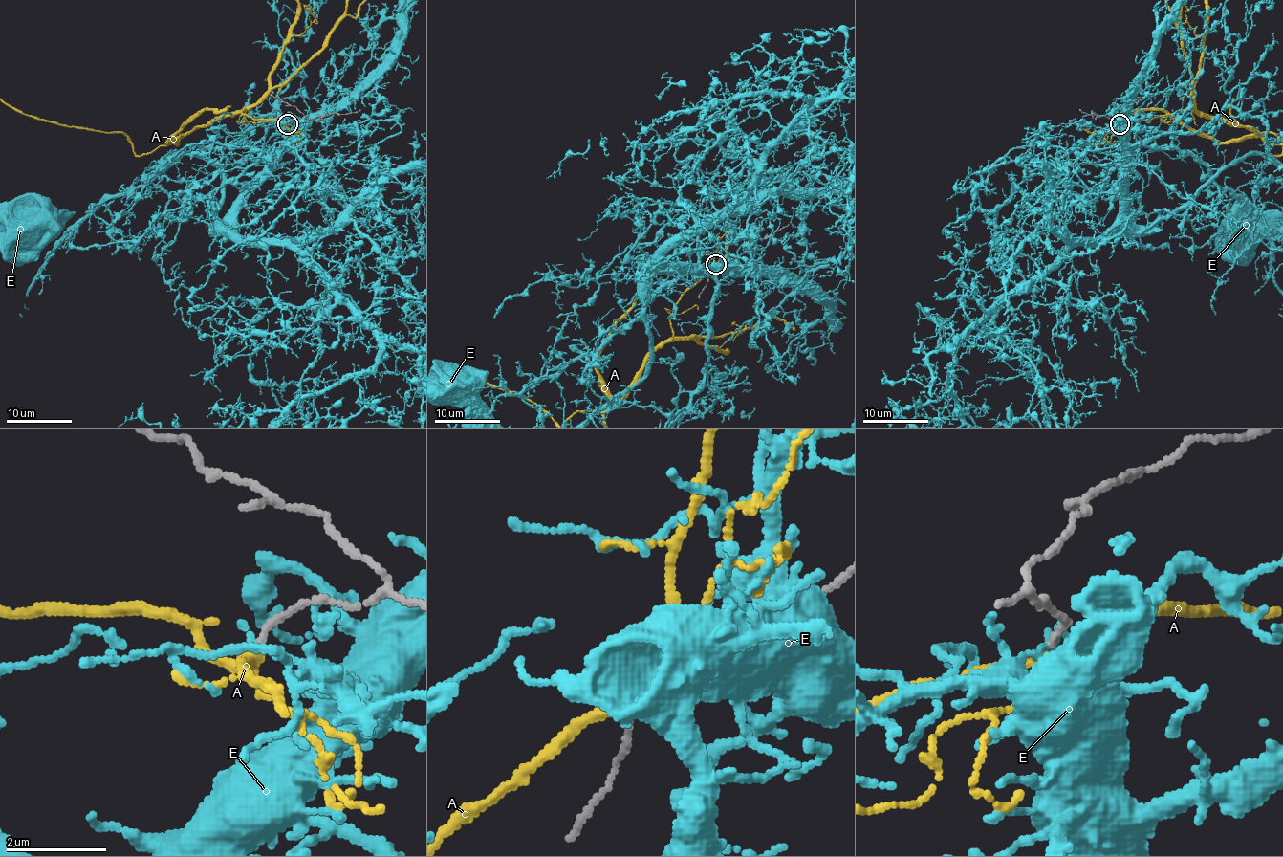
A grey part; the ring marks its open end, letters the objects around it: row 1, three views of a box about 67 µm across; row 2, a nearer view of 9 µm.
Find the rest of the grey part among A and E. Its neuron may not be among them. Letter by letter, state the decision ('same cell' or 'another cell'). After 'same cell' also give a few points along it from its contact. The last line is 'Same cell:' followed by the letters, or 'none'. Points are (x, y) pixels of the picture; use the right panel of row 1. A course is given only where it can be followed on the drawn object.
A: same cell
E: another cell
Same cell: A

